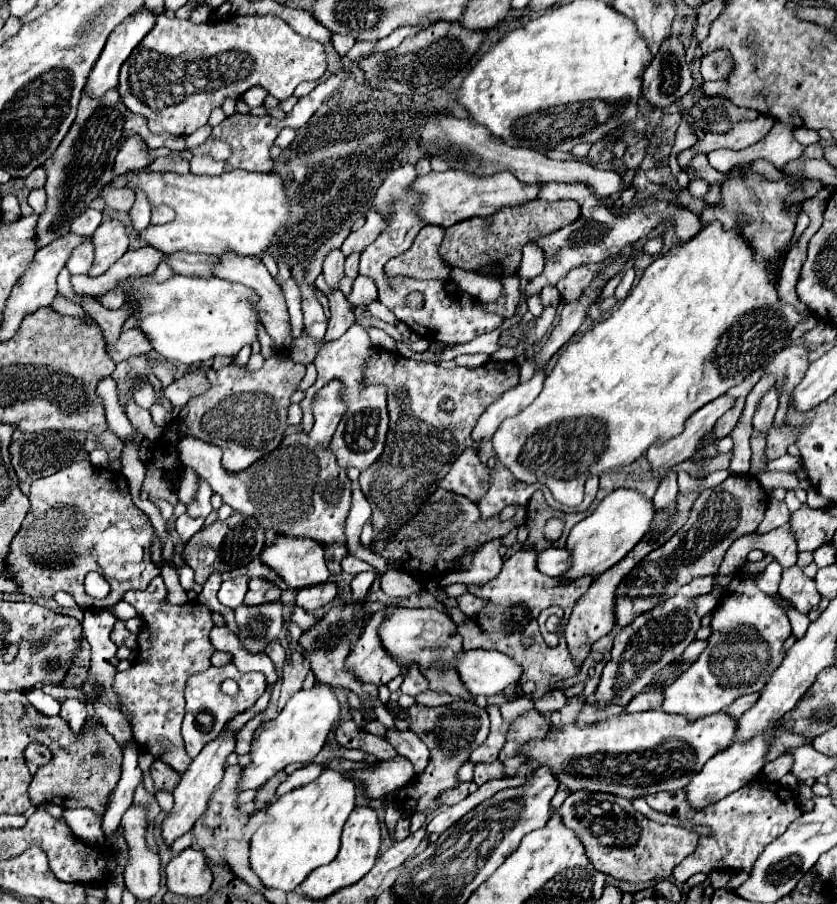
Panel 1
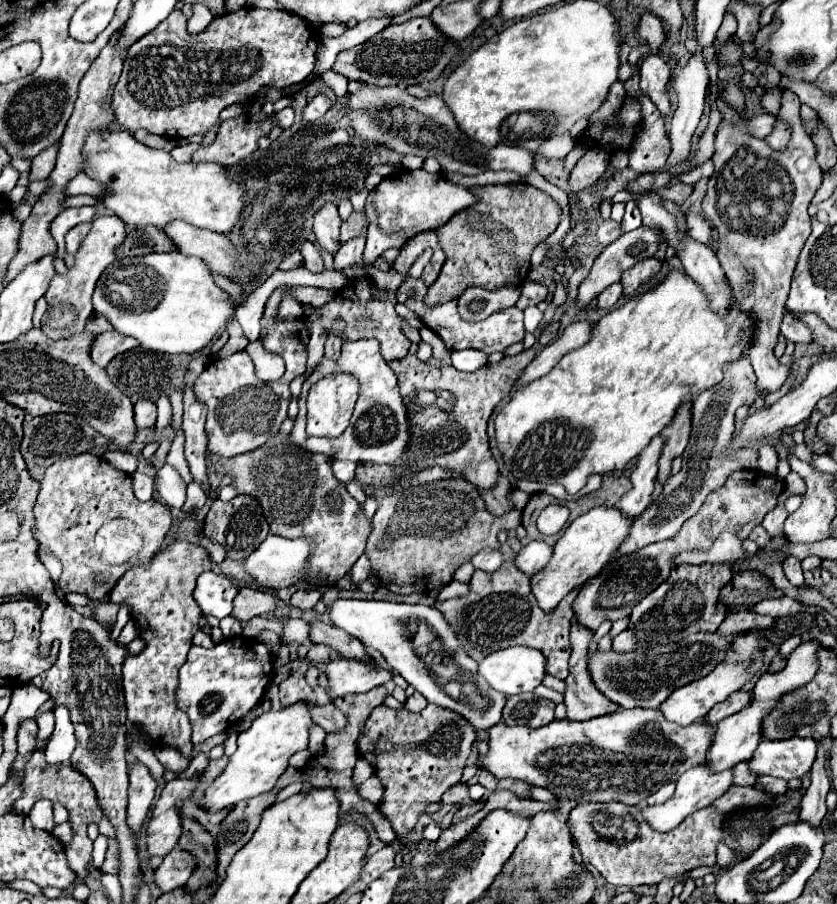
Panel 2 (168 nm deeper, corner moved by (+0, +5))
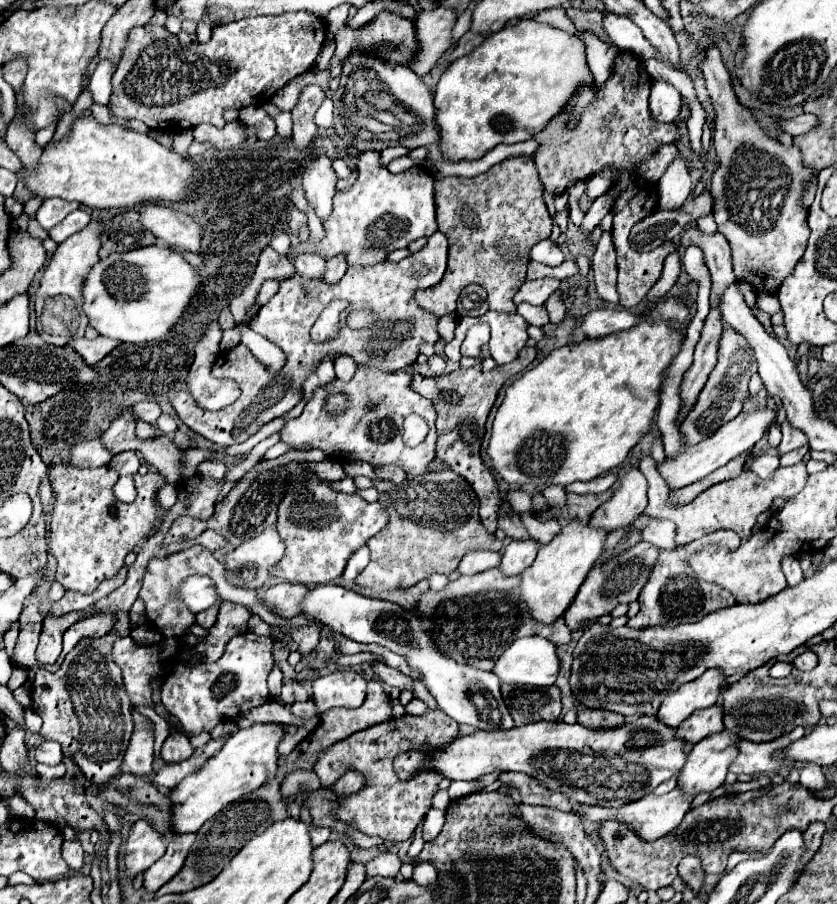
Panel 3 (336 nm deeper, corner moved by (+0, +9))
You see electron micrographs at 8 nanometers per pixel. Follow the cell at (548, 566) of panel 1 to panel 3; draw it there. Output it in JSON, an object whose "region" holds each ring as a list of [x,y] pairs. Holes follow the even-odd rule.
{"region":[[[512,540],[506,546],[506,554],[502,552],[500,570],[504,576],[518,576],[522,574],[536,558],[540,544],[536,540]]]}

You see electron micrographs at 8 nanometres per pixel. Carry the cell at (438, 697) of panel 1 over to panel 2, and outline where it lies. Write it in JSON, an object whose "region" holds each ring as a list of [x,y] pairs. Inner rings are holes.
{"region":[[[414,692],[414,694],[406,700],[406,704],[404,704],[404,706],[406,706],[410,712],[420,712],[420,710],[424,710],[424,708],[426,708],[426,704],[428,704],[428,702],[426,702],[426,698],[424,698],[420,692]]]}

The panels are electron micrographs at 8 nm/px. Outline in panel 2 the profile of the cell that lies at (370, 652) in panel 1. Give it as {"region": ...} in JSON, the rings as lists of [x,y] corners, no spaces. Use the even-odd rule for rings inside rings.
{"region":[[[344,656],[328,662],[326,676],[332,698],[346,696],[350,692],[368,692],[392,680],[392,672],[382,668],[376,660],[372,660],[372,664],[360,664],[360,660],[348,660]]]}

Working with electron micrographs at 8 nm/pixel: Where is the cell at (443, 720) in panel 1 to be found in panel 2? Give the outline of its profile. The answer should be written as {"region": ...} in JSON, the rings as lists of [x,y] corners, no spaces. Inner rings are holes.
{"region":[[[380,704],[372,710],[358,740],[358,752],[374,766],[376,776],[382,780],[386,788],[380,812],[392,822],[392,828],[396,830],[398,838],[404,838],[414,828],[414,824],[424,814],[424,810],[430,804],[440,802],[442,794],[462,780],[466,758],[470,754],[470,746],[474,740],[476,740],[476,730],[472,728],[472,724],[468,724],[468,720],[464,720],[458,712],[450,712],[436,704],[428,704],[422,712],[416,714],[408,712],[404,706],[392,710],[386,704]]]}

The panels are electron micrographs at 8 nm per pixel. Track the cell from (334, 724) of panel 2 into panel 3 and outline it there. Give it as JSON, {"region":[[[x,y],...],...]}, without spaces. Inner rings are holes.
{"region":[[[306,700],[306,702],[296,702],[290,706],[290,712],[298,718],[312,718],[316,714],[316,706],[312,700]]]}

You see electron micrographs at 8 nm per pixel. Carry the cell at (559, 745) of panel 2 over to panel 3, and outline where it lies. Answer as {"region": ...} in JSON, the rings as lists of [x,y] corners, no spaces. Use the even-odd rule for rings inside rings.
{"region":[[[638,716],[628,720],[620,728],[612,730],[590,730],[582,724],[566,724],[566,722],[534,722],[512,730],[478,730],[474,734],[456,736],[456,740],[444,744],[442,748],[424,744],[418,750],[400,754],[394,760],[394,772],[400,780],[410,780],[418,772],[432,770],[442,774],[448,780],[478,780],[484,774],[494,770],[504,772],[524,772],[536,780],[540,780],[546,788],[560,792],[572,800],[572,804],[588,804],[588,806],[608,806],[618,808],[626,802],[638,800],[644,794],[650,794],[664,780],[678,776],[686,762],[686,752],[682,752],[684,742],[676,738],[676,728],[662,724],[656,716]]]}

